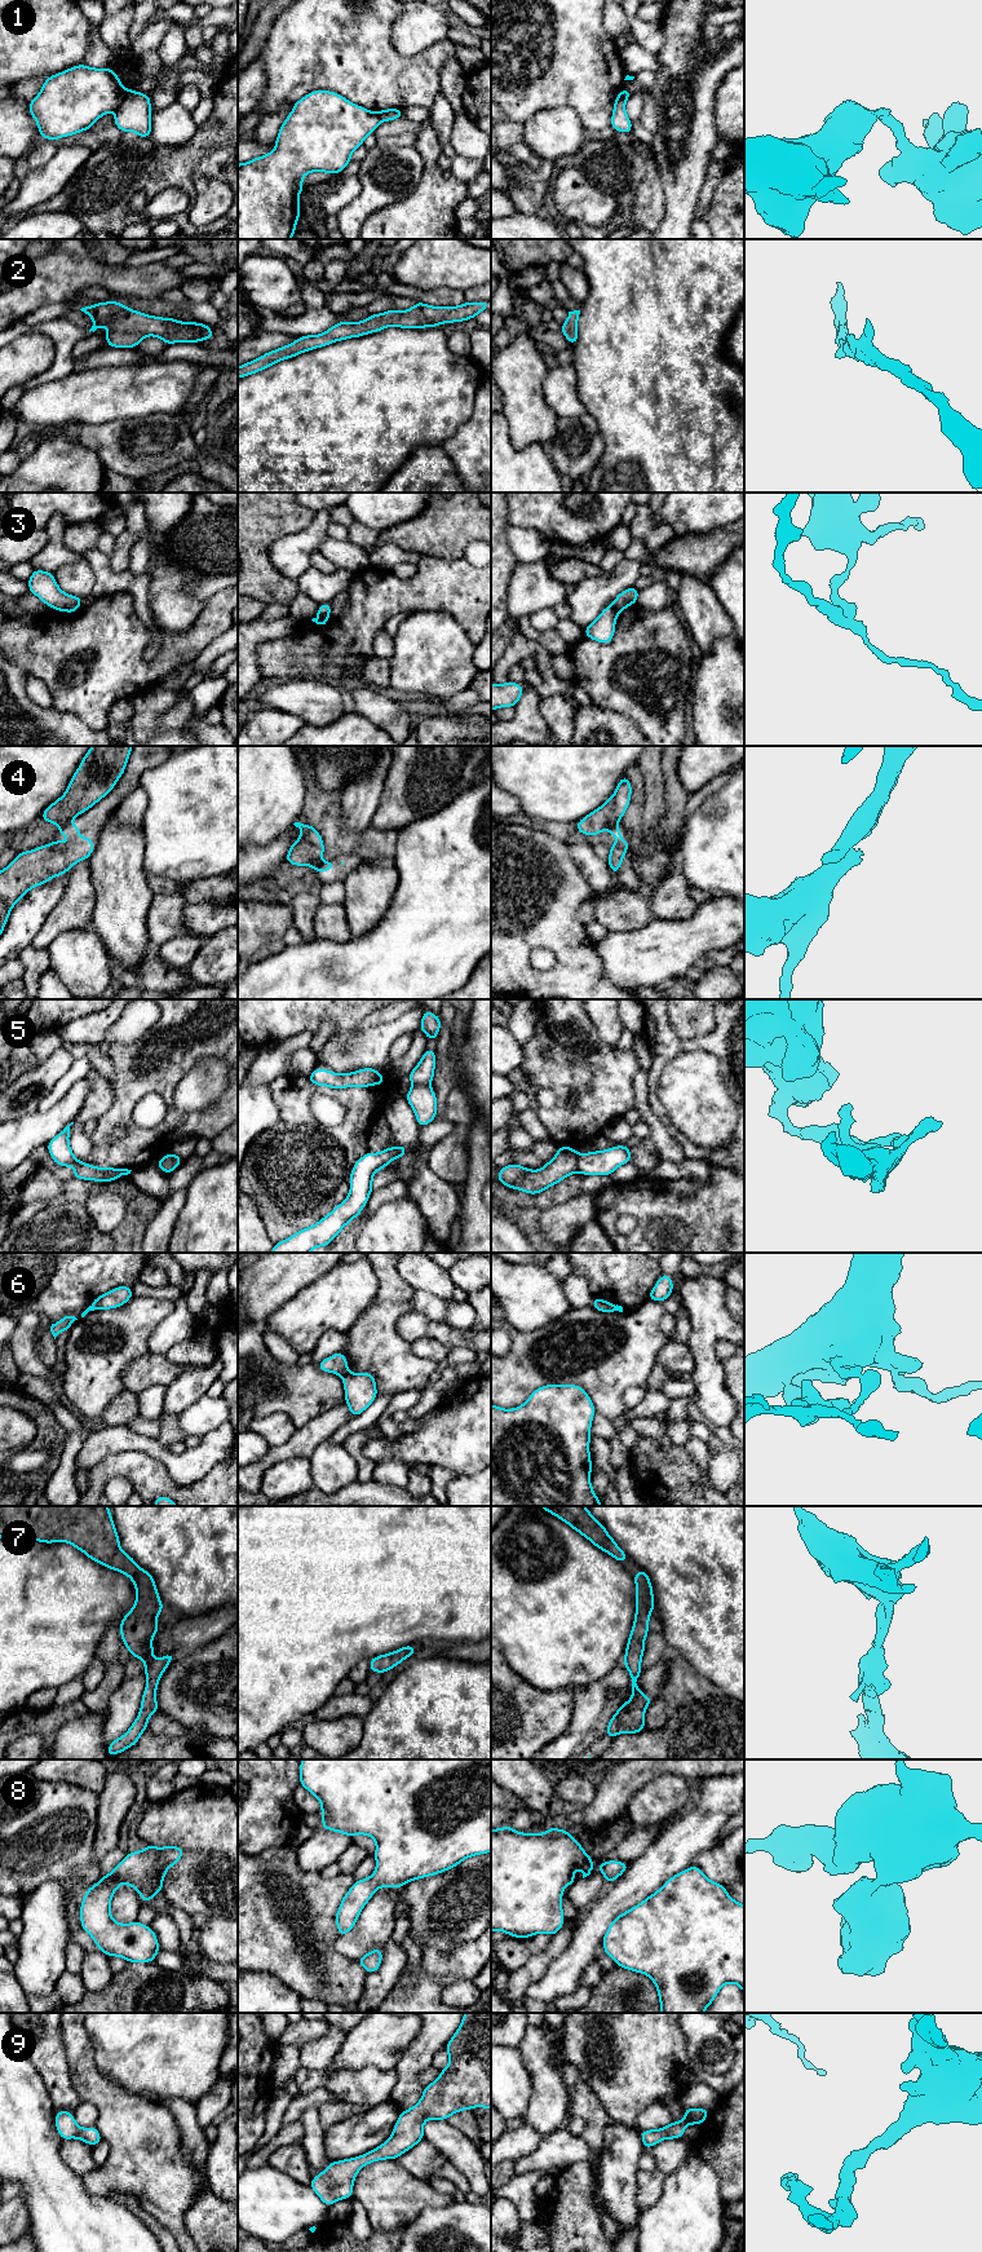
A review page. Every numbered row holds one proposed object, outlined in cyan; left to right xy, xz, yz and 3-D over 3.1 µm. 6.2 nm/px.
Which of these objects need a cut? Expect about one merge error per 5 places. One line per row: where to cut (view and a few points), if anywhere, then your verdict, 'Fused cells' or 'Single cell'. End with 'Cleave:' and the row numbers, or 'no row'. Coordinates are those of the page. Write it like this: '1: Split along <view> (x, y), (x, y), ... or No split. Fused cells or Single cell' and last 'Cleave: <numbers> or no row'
1: Split along xy (128, 91), (124, 100), (114, 110). Fused cells
2: No split. Single cell
3: Split along yz (611, 604), (618, 612). Fused cells
4: Split along xy (69, 821), (60, 828). Fused cells
5: Split along yz (579, 1155), (576, 1170). Fused cells
6: Split along xz (348, 1372), (343, 1377). Fused cells
7: No split. Single cell
8: No split. Single cell
9: No split. Single cell
Cleave: 1, 3, 4, 5, 6

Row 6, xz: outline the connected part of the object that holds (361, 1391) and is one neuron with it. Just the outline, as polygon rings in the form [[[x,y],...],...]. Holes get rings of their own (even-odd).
[[[348,1372],[342,1377],[342,1383],[345,1388],[345,1403],[353,1418],[364,1412],[379,1395],[372,1373]]]

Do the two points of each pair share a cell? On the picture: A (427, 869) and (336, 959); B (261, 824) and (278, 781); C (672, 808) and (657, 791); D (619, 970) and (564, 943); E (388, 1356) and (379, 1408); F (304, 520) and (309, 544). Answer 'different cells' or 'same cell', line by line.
A: same cell
B: same cell
C: different cells
D: different cells
E: different cells
F: different cells

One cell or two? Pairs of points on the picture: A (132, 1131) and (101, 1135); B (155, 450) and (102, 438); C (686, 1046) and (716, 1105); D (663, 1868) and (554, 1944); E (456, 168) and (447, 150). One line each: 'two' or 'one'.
A: one
B: one
C: two
D: two
E: one

